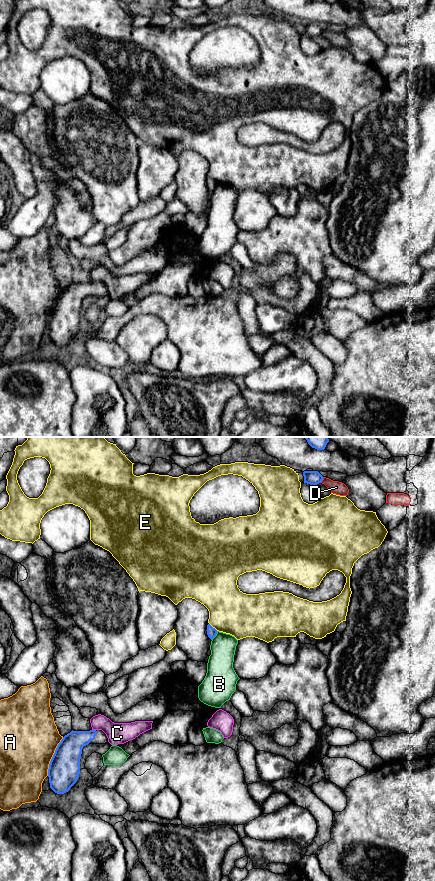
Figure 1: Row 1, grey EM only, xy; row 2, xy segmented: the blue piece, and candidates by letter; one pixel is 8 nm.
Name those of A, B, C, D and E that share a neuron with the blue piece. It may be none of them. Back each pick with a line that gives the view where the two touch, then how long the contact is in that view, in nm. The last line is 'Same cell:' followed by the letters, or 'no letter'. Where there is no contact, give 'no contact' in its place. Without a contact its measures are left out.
Same cell: no letter

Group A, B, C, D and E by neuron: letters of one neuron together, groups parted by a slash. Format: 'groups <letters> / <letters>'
groups A / B / C / D / E

